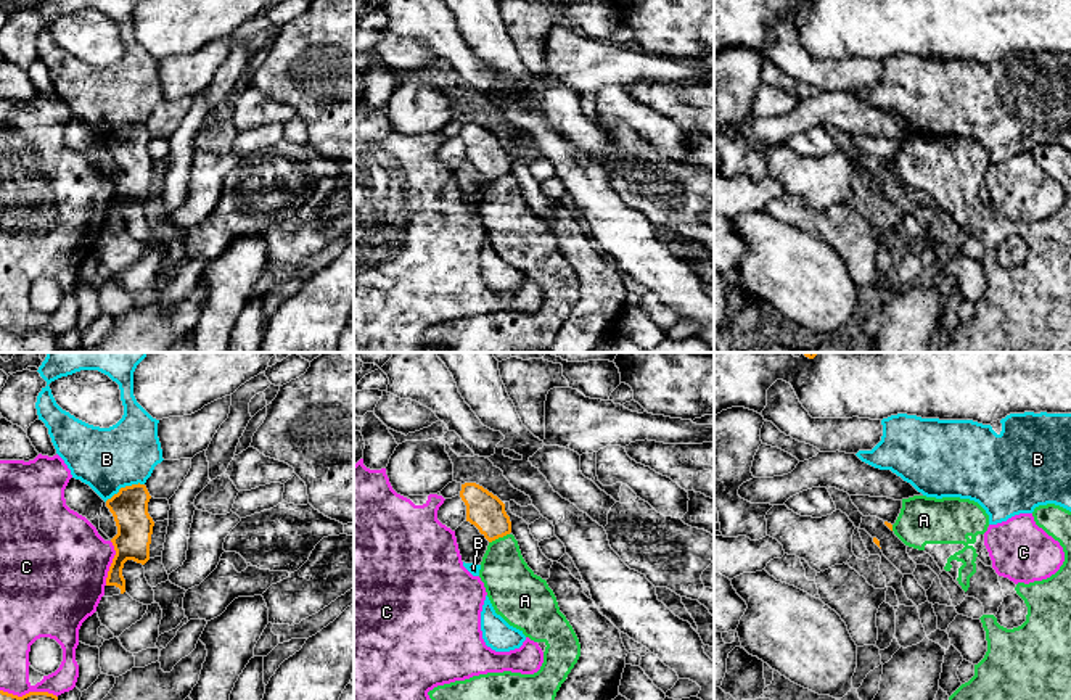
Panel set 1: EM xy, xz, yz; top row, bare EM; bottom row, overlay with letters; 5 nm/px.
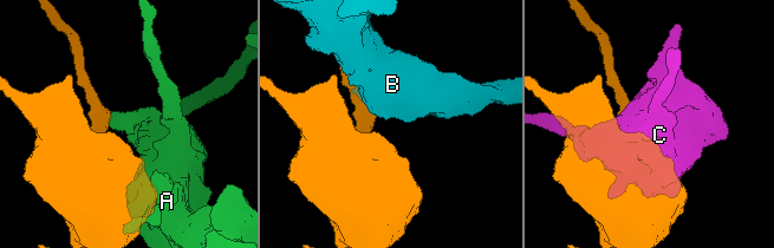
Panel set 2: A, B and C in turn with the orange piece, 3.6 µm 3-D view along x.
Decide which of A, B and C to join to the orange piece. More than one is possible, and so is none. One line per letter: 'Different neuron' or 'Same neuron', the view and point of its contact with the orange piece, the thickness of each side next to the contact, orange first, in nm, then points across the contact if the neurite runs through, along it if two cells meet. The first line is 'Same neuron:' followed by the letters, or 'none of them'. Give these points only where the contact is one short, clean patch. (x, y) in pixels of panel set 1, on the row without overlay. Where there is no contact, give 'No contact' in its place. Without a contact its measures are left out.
Same neuron: none of them
A: Different neuron. Touches orange at xz (499, 176). Thickness 180 nm (orange) against 260 nm
B: Different neuron. Touches orange at xy (126, 126). Thickness 190 nm (orange) against 320 nm
C: Different neuron. Touches orange at xy (111, 203). Thickness 180 nm (orange) against 480 nm

